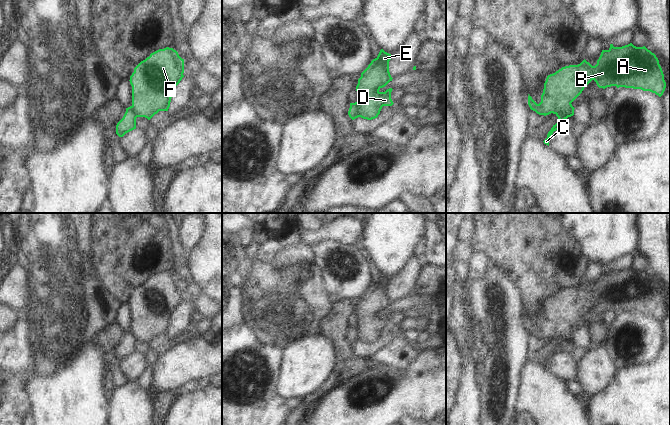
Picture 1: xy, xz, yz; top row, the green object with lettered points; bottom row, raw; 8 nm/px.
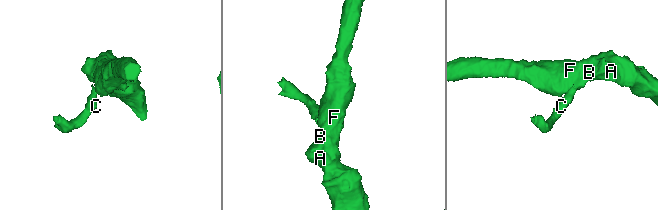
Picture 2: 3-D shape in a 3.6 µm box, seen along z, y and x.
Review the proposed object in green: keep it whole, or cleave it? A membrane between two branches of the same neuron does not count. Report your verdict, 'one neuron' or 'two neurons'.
two neurons

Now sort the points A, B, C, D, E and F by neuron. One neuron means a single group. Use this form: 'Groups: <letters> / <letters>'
Groups: A B D E F / C.

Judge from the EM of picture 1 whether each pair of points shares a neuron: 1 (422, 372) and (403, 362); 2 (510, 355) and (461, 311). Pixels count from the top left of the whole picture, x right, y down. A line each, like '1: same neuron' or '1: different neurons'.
1: different neurons
2: different neurons

